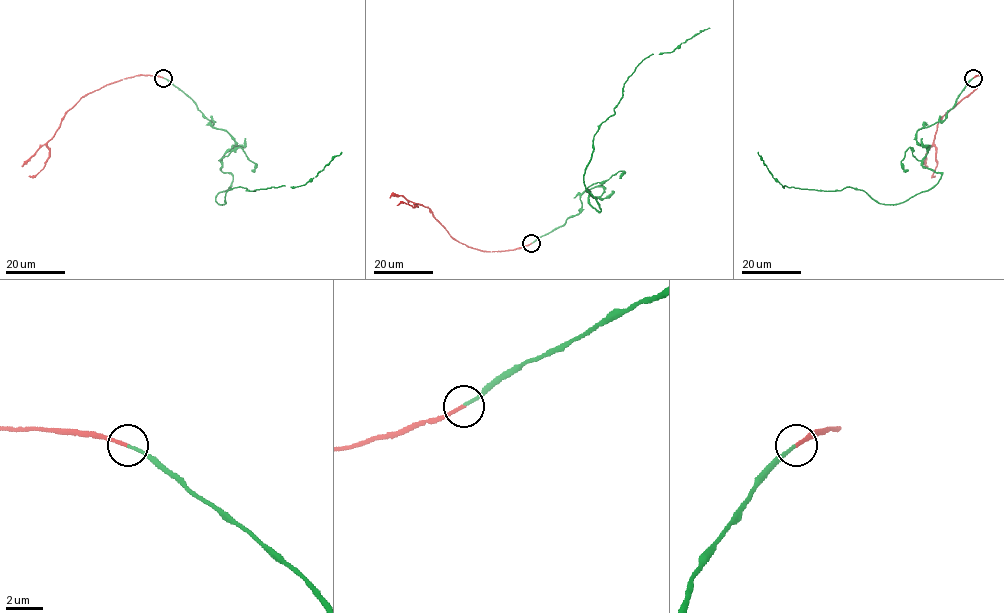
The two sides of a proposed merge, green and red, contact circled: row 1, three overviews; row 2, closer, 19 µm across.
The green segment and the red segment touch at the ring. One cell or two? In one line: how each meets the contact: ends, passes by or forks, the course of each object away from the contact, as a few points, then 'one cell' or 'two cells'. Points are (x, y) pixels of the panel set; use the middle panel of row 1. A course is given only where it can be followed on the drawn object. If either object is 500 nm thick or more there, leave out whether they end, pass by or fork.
green ends there; red ends there; green runs (531, 243), (595, 186), (602, 193), (588, 202), (600, 211), (583, 176), (598, 126), (644, 59), (709, 28); red runs (531, 243), (513, 250), (482, 251), (453, 238), (428, 207), (397, 205); one cell

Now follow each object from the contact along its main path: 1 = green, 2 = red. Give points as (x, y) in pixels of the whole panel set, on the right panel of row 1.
1: (973, 78), (944, 119), (916, 132), (922, 165), (941, 177), (896, 204), (846, 187), (784, 187), (758, 152)
2: (973, 78), (980, 75), (981, 81), (938, 122), (934, 142), (935, 176)

